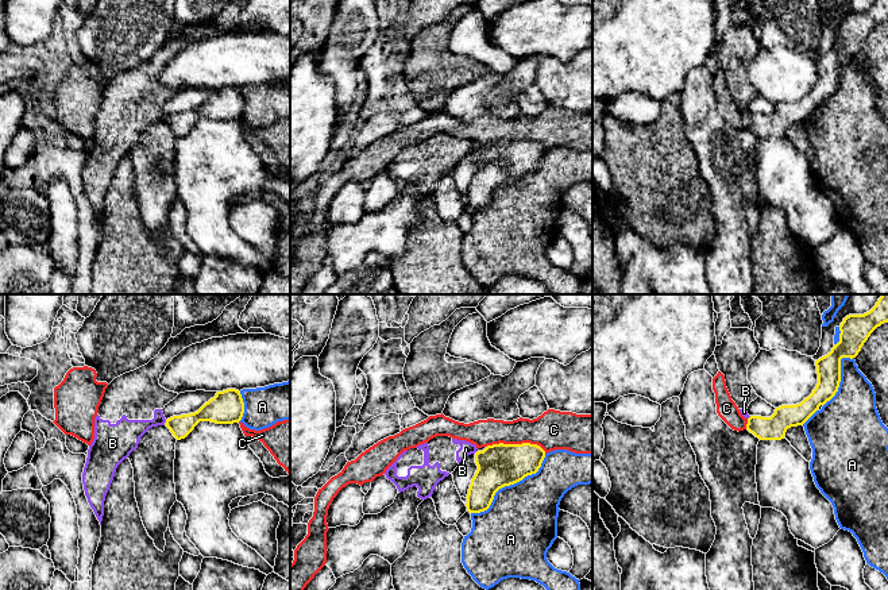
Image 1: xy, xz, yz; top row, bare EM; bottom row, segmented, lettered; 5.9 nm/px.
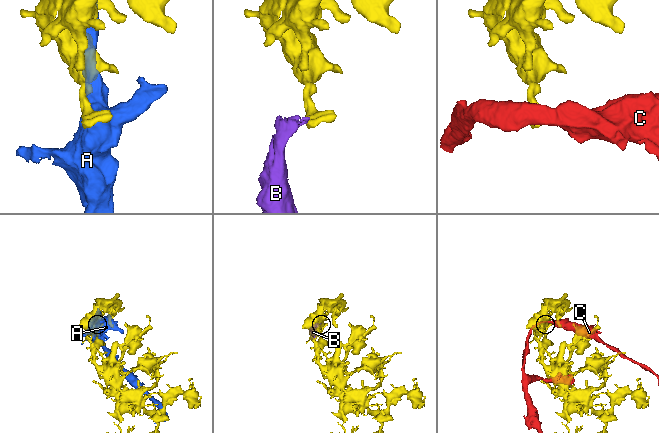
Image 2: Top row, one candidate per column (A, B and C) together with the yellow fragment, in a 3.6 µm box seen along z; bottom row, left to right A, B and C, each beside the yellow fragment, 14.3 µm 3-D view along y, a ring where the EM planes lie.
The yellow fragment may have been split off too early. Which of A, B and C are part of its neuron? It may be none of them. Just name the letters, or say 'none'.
none

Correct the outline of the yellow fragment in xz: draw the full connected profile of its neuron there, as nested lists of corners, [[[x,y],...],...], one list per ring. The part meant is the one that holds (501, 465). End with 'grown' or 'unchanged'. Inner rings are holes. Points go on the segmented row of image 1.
[[[530,443],[493,444],[475,452],[478,470],[467,494],[467,510],[480,513],[490,508],[495,493],[536,474],[545,458],[545,451]]]; unchanged

